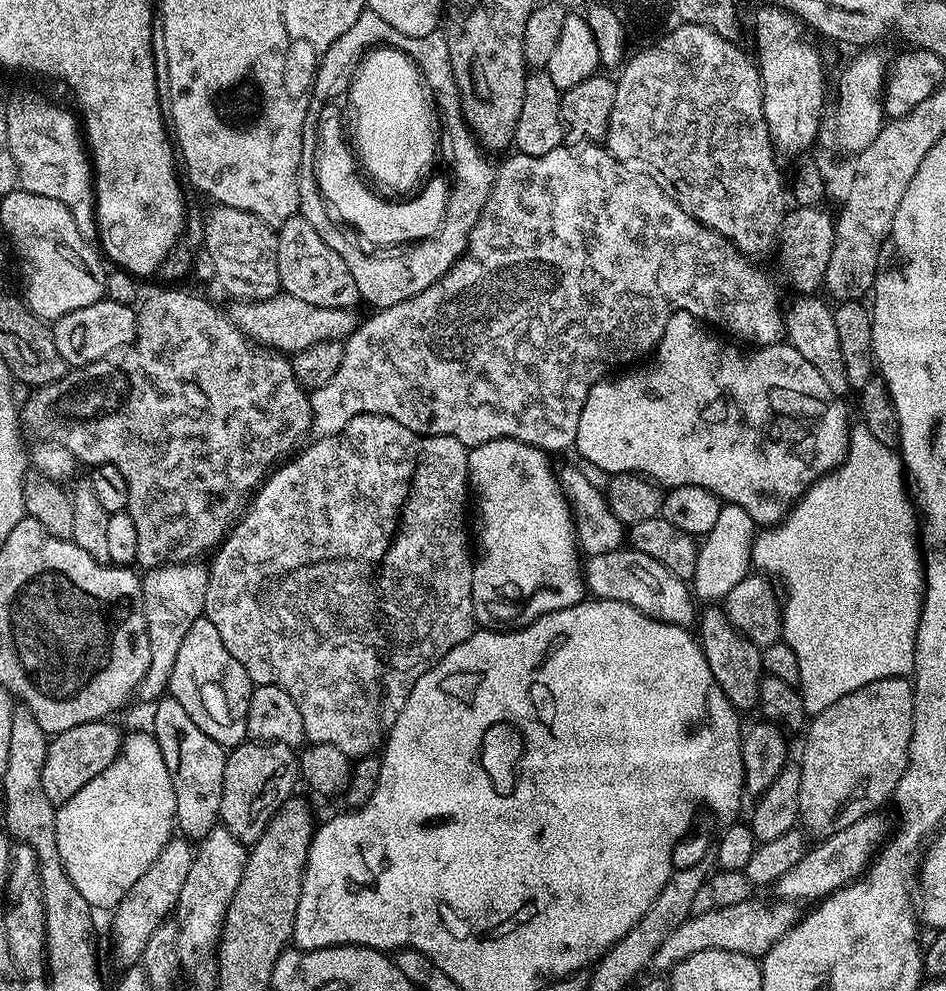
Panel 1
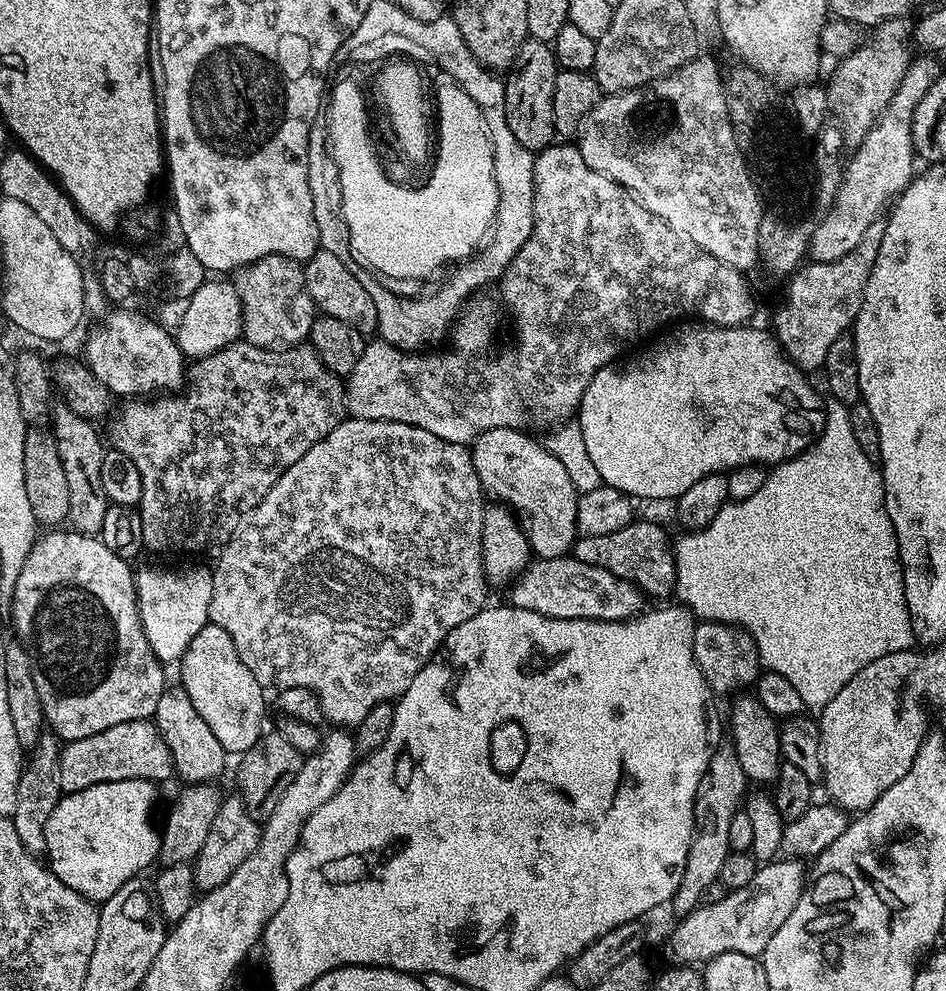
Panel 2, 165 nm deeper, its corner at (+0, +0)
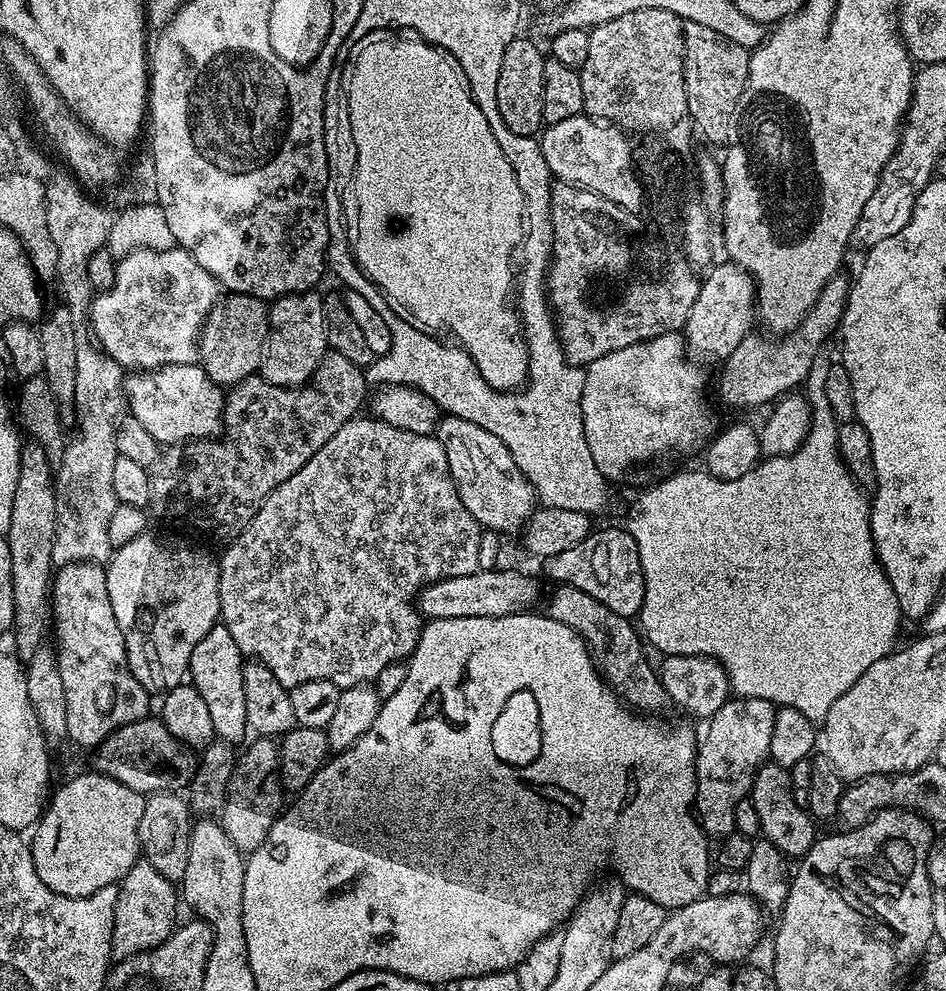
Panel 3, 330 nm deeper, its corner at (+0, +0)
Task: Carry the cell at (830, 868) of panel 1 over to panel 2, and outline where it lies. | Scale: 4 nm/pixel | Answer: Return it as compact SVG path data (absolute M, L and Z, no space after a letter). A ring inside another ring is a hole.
M777 858L771 862L759 865L754 874L754 879L741 888L731 889L721 901L713 904L701 903L688 916L679 921L680 925L672 932L672 956L673 961L684 966L700 966L709 960L713 960L718 954L737 952L747 956L759 957L768 945L768 940L774 938L774 934L790 918L790 910L798 906L798 898L806 890L806 868L796 858Z

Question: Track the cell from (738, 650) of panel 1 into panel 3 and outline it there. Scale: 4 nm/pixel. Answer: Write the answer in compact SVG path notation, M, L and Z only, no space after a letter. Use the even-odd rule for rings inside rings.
M773 762L760 765L752 783L750 799L754 810L758 810L758 822L763 839L771 842L785 858L805 856L818 839L817 821L805 805L794 798L792 789L792 774L789 769Z

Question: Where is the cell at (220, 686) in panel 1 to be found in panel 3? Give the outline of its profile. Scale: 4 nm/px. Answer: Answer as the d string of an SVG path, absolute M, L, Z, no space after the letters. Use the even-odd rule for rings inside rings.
M223 622L216 623L210 634L206 634L206 638L202 638L198 646L194 646L194 654L190 654L188 663L190 683L206 701L217 737L233 746L239 745L239 740L249 735L246 722L246 693L242 687L242 670L245 663L244 653L238 650L238 642L234 642L234 637L231 636L230 630L226 630Z

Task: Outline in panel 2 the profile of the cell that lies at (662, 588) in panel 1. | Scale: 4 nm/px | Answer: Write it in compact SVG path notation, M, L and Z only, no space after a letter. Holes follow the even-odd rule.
M571 555L553 560L537 559L512 581L511 607L530 610L559 620L618 620L639 617L645 611L646 597L635 584L610 574L598 566L578 562Z

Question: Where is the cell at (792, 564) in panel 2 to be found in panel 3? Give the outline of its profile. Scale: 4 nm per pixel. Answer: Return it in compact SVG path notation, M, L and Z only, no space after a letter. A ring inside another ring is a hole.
M824 354L816 356L814 366L810 368L806 399L811 404L812 420L808 436L796 452L761 459L751 472L733 480L719 480L706 470L670 476L661 484L646 489L633 502L626 521L628 532L634 542L638 542L638 558L644 575L644 601L638 617L643 639L664 656L708 656L726 670L728 687L737 697L766 698L777 706L802 710L802 714L814 722L823 722L826 714L830 714L830 706L834 706L834 702L838 702L838 698L842 698L842 694L846 694L846 690L850 690L850 686L854 686L854 682L858 682L858 678L862 678L862 674L866 674L878 658L886 658L894 651L902 621L900 599L894 594L890 578L886 578L874 546L869 497L864 497L865 489L848 473L838 450L838 421L826 398L826 374L833 361L826 357Z

